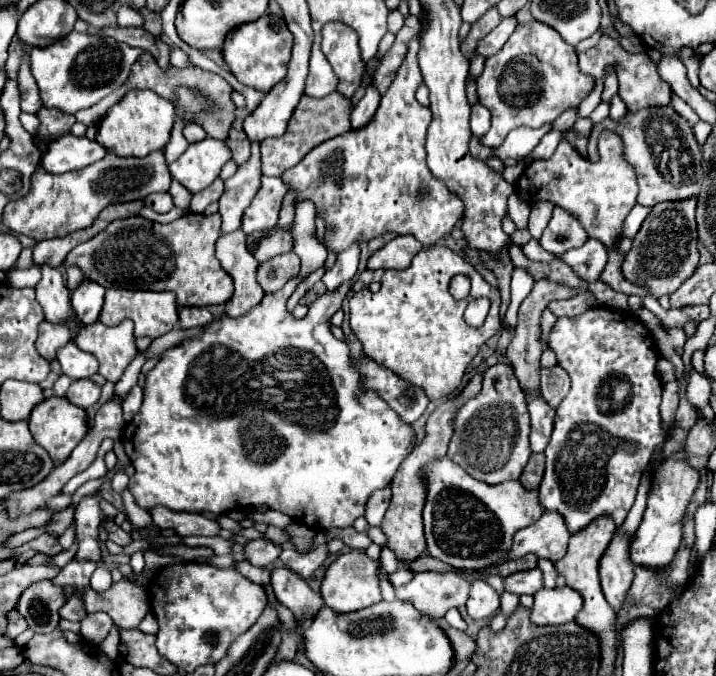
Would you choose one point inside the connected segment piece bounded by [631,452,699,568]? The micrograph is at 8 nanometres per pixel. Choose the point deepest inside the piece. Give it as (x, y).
(657, 538)

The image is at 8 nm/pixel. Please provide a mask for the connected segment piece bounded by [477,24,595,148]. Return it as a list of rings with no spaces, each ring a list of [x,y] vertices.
[[[543,24],[543,38],[531,42],[505,42],[505,46],[485,60],[485,70],[477,78],[479,102],[491,112],[491,128],[481,136],[485,146],[501,146],[505,136],[519,126],[541,128],[569,108],[577,108],[595,88],[595,78],[583,74],[577,62],[577,50],[563,44],[555,30]]]

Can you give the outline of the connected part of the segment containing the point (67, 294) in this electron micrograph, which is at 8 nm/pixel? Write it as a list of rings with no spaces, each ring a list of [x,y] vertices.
[[[43,266],[41,270],[43,278],[35,286],[35,290],[37,290],[37,302],[45,312],[45,320],[51,324],[69,326],[71,342],[75,342],[83,324],[79,324],[79,318],[75,316],[75,310],[71,306],[71,290],[65,286],[61,274],[55,268]]]

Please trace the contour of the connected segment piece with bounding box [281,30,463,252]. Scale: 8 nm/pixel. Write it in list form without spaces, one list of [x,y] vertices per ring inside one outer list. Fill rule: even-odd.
[[[423,30],[417,32],[415,38],[409,42],[405,60],[399,66],[397,76],[391,82],[389,90],[381,98],[381,104],[373,120],[361,130],[345,132],[337,138],[331,138],[315,146],[295,168],[287,170],[281,176],[289,184],[289,188],[297,190],[297,200],[303,200],[303,198],[313,200],[317,210],[323,212],[327,226],[333,226],[331,230],[325,232],[325,244],[329,250],[343,252],[353,242],[371,240],[389,230],[395,234],[411,234],[423,246],[433,246],[457,224],[457,220],[463,214],[463,204],[459,202],[459,198],[451,194],[443,182],[433,178],[425,162],[425,136],[427,136],[427,126],[431,124],[431,110],[421,106],[415,100],[415,90],[423,84],[423,76],[421,76],[419,60],[417,60],[421,36],[423,36]],[[419,186],[427,186],[429,194],[419,198]]]

